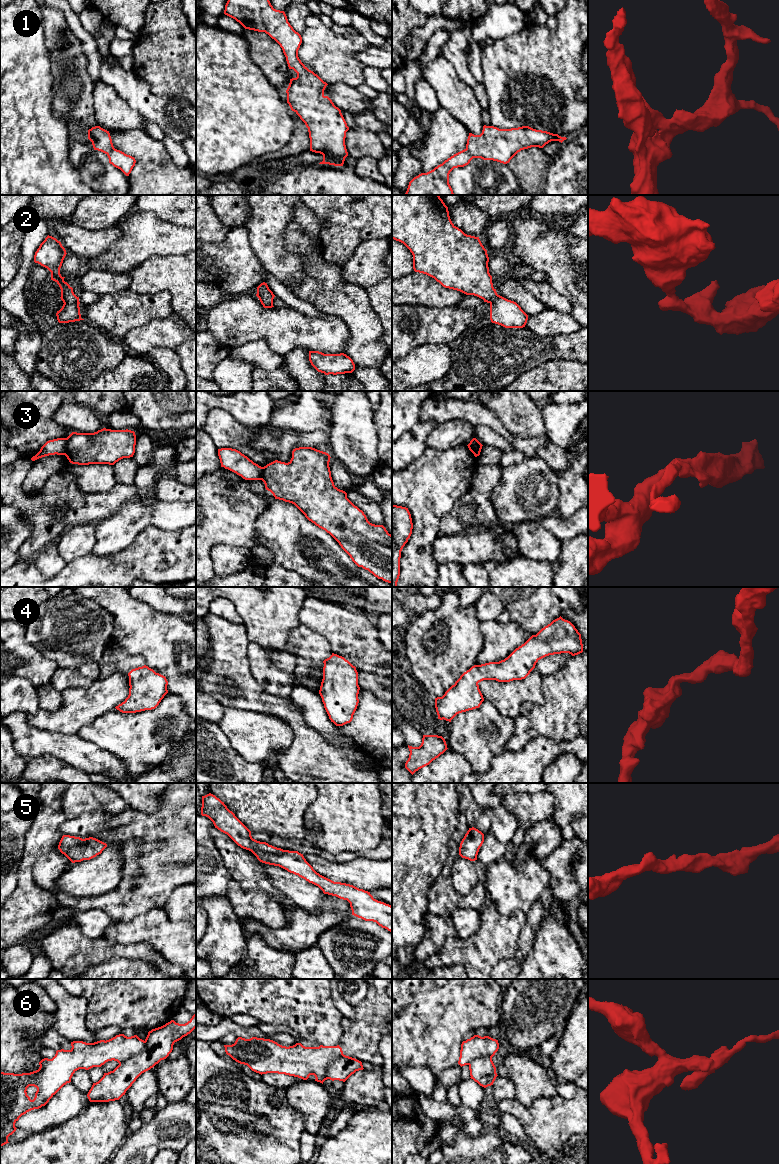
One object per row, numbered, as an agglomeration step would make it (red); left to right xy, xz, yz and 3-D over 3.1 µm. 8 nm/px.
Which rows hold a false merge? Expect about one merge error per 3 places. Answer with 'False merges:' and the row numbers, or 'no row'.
False merges: 3, 6

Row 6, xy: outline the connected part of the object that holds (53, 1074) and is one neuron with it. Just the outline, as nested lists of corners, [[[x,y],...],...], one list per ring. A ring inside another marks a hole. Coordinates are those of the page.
[[[119,1034],[109,1040],[100,1040],[94,1043],[73,1041],[71,1046],[70,1050],[57,1050],[52,1059],[42,1059],[39,1062],[40,1067],[36,1071],[22,1074],[0,1072],[0,1147],[9,1143],[8,1137],[16,1131],[15,1123],[19,1118],[31,1110],[45,1106],[64,1085],[71,1082],[71,1078],[77,1070],[101,1067],[112,1060],[122,1063],[141,1052],[145,1048],[145,1041],[137,1035],[127,1037],[124,1034]],[[29,1086],[37,1088],[33,1100],[26,1092]]]

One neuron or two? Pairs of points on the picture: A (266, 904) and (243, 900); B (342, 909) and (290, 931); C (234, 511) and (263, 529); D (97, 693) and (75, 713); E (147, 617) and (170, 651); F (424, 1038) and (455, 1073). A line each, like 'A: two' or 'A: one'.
A: one
B: one
C: two
D: one
E: one
F: two

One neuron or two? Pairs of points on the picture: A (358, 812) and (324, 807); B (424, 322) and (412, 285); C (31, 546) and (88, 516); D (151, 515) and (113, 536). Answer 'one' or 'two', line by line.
A: one
B: two
C: one
D: one

